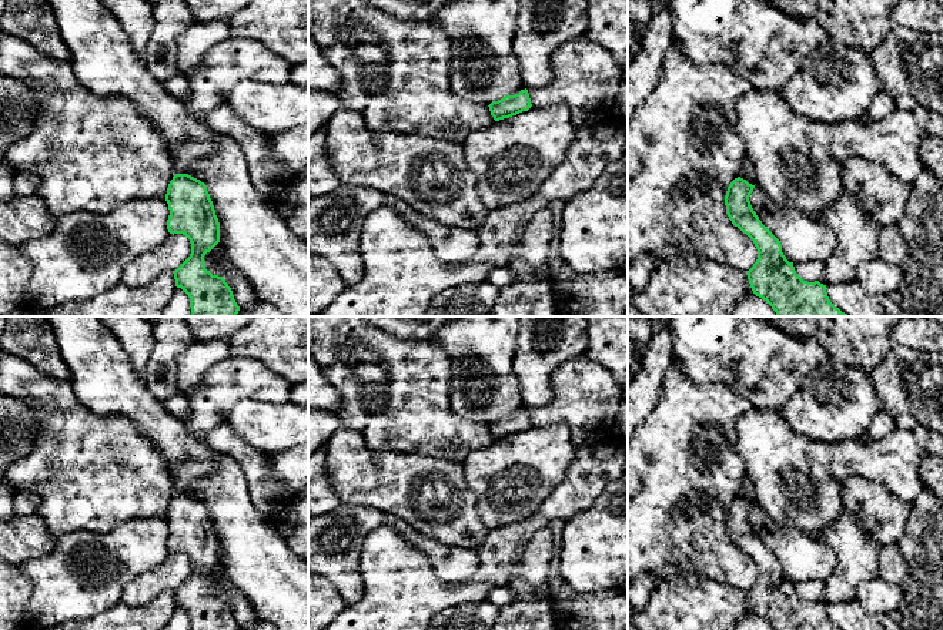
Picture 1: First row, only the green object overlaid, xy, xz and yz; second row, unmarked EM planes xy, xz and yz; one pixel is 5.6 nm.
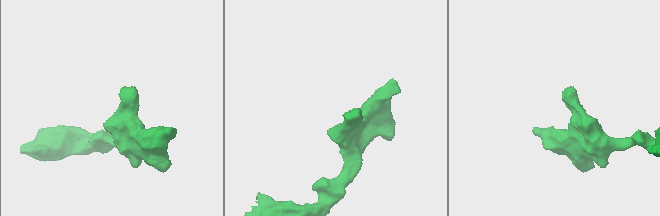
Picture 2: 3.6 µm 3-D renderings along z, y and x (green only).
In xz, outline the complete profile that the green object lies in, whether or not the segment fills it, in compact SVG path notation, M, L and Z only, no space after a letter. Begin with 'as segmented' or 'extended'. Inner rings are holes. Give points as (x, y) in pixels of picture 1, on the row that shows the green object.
as segmented; M525 88L515 95L505 95L498 101L492 101L488 107L494 120L499 121L516 115L522 111L528 111L532 104L528 90Z

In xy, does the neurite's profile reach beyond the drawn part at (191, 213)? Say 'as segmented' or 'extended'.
as segmented

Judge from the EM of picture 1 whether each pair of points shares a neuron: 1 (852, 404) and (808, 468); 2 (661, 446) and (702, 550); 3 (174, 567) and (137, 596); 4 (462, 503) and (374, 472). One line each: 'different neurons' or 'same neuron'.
1: different neurons
2: same neuron
3: same neuron
4: same neuron

